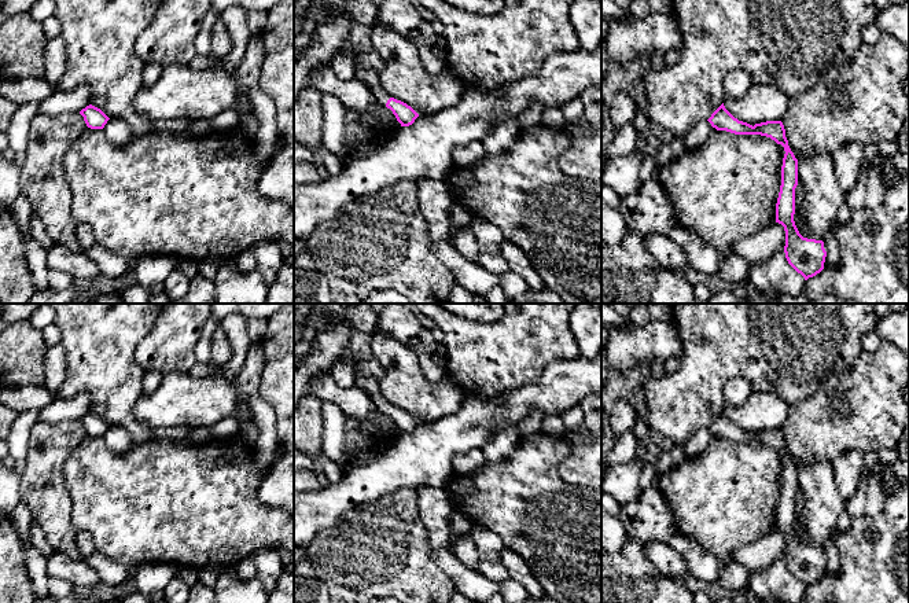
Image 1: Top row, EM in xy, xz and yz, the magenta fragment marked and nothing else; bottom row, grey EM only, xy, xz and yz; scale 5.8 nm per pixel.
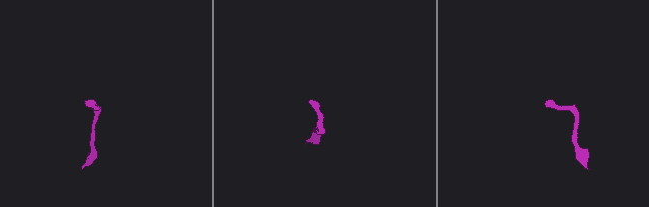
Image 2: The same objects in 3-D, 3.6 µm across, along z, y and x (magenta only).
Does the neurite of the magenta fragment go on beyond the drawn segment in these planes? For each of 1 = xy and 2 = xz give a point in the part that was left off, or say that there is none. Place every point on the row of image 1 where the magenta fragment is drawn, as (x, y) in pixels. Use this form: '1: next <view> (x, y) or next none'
1: next none
2: next xz (370, 77)

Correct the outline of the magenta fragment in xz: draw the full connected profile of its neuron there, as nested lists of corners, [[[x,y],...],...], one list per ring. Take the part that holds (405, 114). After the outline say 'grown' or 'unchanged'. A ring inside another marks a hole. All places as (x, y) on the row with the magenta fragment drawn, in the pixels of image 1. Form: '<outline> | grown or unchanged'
[[[356,63],[356,78],[361,80],[376,96],[378,102],[393,111],[401,126],[409,126],[415,122],[419,114],[406,103],[390,98],[379,82],[379,73],[369,69],[363,69]]] | grown

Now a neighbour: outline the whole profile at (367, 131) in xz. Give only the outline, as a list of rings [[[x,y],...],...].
[[[380,104],[364,113],[346,109],[346,130],[350,141],[347,155],[341,158],[342,166],[391,140],[400,125],[393,111]]]

